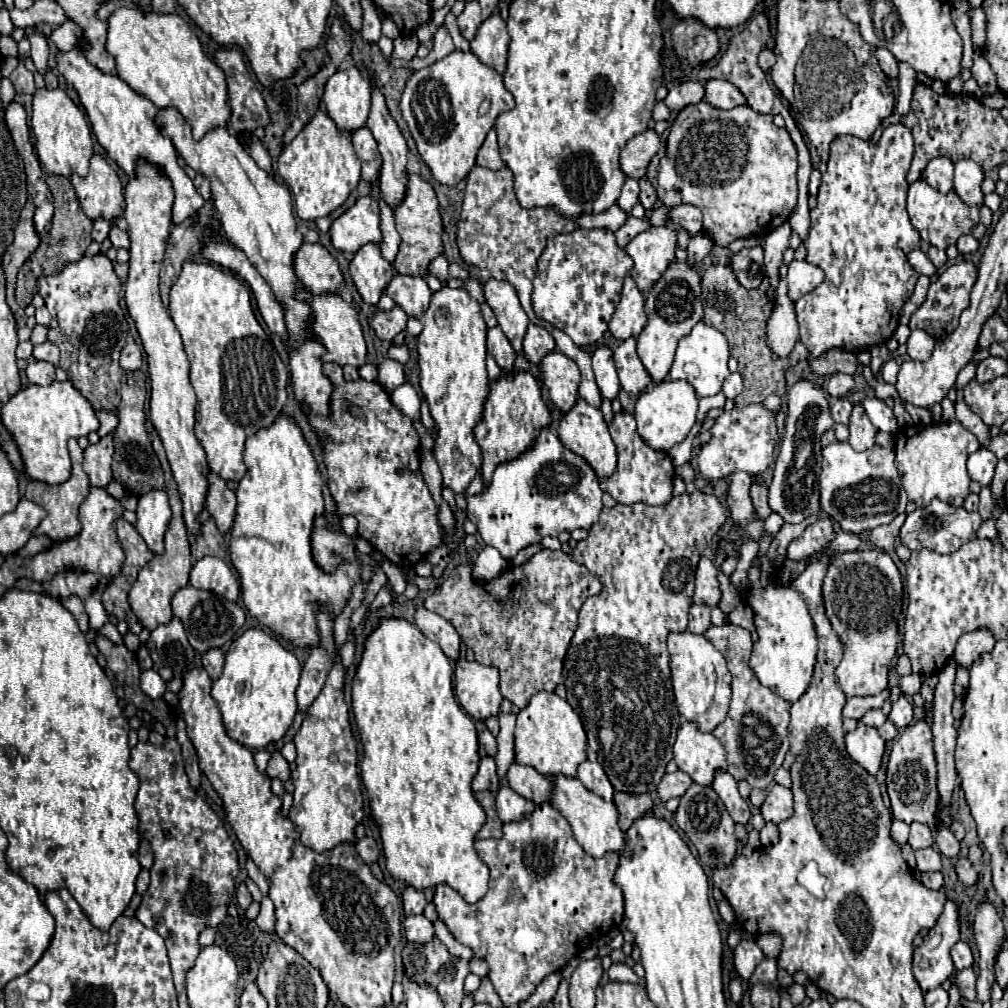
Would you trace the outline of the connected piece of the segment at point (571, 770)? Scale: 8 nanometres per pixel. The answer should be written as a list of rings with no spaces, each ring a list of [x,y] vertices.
[[[538,692],[528,706],[518,712],[514,732],[514,760],[522,766],[532,766],[542,776],[576,776],[578,764],[586,760],[586,732],[582,720],[572,706],[554,692]]]

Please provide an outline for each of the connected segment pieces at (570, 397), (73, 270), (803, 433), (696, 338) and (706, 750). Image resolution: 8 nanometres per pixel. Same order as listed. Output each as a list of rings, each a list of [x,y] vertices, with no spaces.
[[[550,352],[540,364],[540,372],[540,380],[548,388],[556,408],[570,412],[578,400],[580,384],[580,370],[574,360],[566,358],[562,352]]]
[[[96,254],[92,258],[84,256],[78,262],[68,264],[60,274],[38,278],[38,294],[44,298],[46,308],[52,314],[48,340],[60,348],[60,368],[66,370],[68,380],[94,410],[116,410],[120,402],[120,384],[126,378],[126,372],[118,364],[120,350],[128,336],[128,322],[120,308],[120,288],[122,284],[106,254]]]
[[[800,378],[788,390],[788,416],[782,444],[776,456],[774,478],[768,486],[768,504],[772,512],[784,518],[788,524],[800,524],[810,516],[822,512],[818,504],[818,476],[822,470],[822,446],[820,438],[826,430],[834,430],[830,416],[830,404],[826,390],[810,378]]]
[[[698,322],[692,328],[692,332],[678,342],[676,358],[674,358],[674,364],[670,368],[670,378],[672,380],[686,380],[686,382],[690,382],[692,388],[696,390],[698,398],[714,396],[714,394],[718,394],[722,390],[722,382],[730,374],[730,370],[728,370],[728,356],[730,356],[728,340],[724,338],[724,334],[718,332],[712,326],[706,326],[704,322]]]
[[[684,722],[678,730],[674,760],[678,770],[686,772],[692,782],[710,786],[714,782],[714,772],[726,768],[726,752],[722,744],[712,734],[704,734],[694,722]]]

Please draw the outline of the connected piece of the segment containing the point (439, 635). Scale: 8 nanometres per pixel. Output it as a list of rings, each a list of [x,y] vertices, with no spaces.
[[[418,607],[414,614],[415,625],[422,630],[422,634],[440,644],[444,654],[452,660],[460,656],[460,636],[448,620],[434,614],[424,607]]]

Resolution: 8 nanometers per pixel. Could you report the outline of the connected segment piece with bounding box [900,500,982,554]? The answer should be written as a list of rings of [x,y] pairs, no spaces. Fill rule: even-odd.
[[[932,500],[930,506],[918,508],[916,512],[912,512],[912,514],[906,516],[904,526],[900,528],[900,540],[902,540],[902,544],[906,544],[910,550],[928,548],[928,550],[934,550],[934,552],[940,552],[940,554],[950,554],[950,548],[954,550],[956,546],[950,546],[948,526],[950,526],[950,522],[956,520],[956,518],[970,518],[974,532],[976,532],[978,526],[982,524],[982,518],[980,518],[978,512],[968,512],[968,510],[964,510],[964,508],[954,508],[954,506],[944,504],[944,502],[940,502],[940,500]]]

